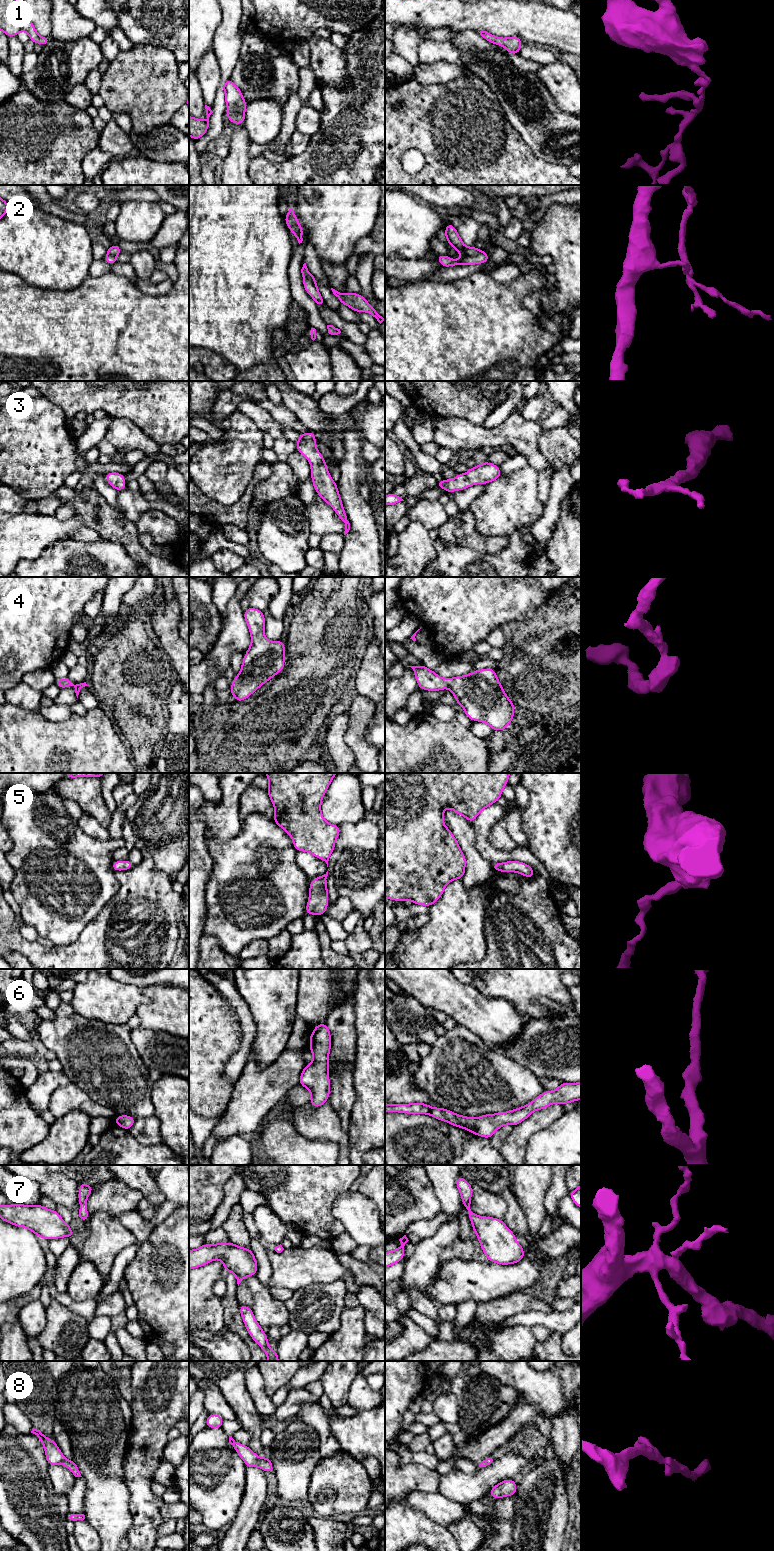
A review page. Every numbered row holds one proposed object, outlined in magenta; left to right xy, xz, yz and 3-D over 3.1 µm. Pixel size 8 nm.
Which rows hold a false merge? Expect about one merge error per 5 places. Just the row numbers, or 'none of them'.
2

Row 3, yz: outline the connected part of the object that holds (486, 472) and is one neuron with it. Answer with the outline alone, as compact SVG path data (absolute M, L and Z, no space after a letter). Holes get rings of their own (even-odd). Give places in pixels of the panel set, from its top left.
M483 462L480 465L469 468L465 474L458 474L450 480L439 480L436 487L445 489L448 493L457 490L464 490L475 484L488 484L489 482L502 477L500 468L490 462Z

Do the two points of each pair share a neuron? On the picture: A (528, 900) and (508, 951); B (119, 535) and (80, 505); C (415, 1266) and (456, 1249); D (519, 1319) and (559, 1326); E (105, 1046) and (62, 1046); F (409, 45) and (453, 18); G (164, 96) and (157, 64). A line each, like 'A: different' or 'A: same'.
A: same
B: same
C: different
D: same
E: same
F: different
G: same

